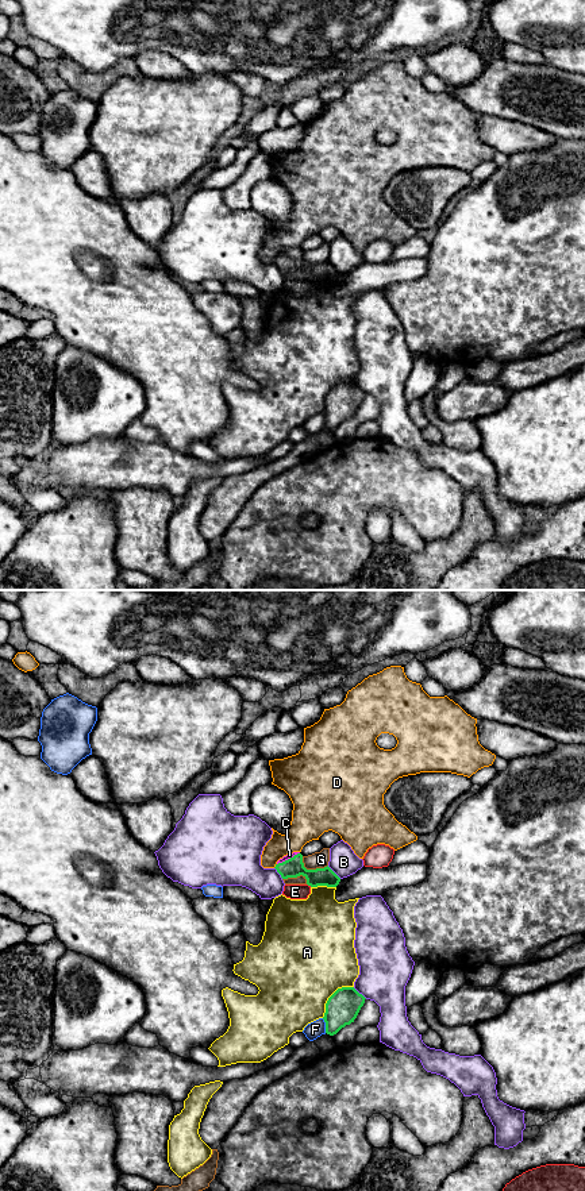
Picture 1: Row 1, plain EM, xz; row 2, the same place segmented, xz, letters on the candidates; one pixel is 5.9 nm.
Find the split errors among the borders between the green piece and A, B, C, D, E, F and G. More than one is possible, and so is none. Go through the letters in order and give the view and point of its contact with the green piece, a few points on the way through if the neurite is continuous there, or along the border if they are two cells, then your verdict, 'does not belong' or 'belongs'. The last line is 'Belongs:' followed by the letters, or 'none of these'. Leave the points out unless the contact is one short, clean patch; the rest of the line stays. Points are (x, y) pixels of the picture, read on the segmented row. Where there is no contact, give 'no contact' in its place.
A: meets green in xz at (331, 995); does not belong
B: meets green in xz at (333, 871); does not belong
C: meets green in xz at (288, 859); runs through xz (293, 867), (288, 859), (289, 855); belongs
D: meets green in xz at (276, 866); does not belong
E: meets green in xz at (310, 885); does not belong
F: meets green in xz at (326, 1025); does not belong
G: meets green in xz at (311, 870); does not belong
Belongs: C

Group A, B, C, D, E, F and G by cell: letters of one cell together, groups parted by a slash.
A / B / C / D / E / F / G

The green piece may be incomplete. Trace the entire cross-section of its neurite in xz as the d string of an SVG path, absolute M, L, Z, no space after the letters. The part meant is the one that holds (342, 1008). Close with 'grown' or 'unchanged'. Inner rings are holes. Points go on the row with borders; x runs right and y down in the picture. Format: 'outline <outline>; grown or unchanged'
outline M354 987L338 988L326 1003L326 1013L323 1017L326 1033L334 1036L342 1028L354 1022L365 999L366 998Z; unchanged

